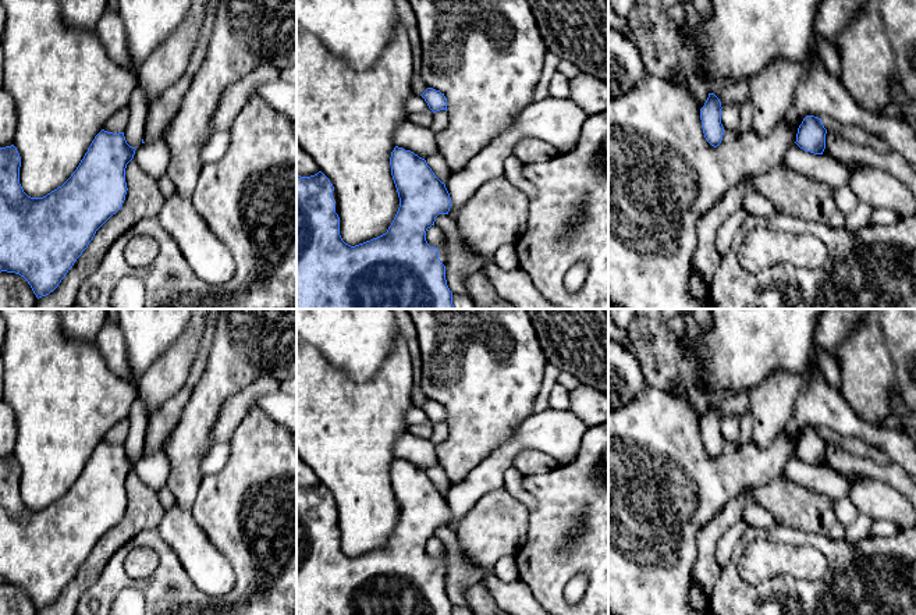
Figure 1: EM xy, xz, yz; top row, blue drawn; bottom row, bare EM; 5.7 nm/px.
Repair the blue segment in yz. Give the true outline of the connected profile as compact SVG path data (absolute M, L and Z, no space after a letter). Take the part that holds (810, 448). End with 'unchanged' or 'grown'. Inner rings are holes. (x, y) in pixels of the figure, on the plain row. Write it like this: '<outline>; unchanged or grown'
M806 427L798 440L796 454L791 456L782 474L795 484L831 498L848 497L849 480L824 466L826 445L821 430Z; grown

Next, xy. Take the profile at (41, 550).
M102 441L77 481L61 498L43 509L31 509L19 495L21 469L17 459L14 456L0 459L0 584L15 584L24 589L38 611L53 604L88 559L96 543L121 520L128 502L125 480L131 472L135 472L149 488L159 491L166 487L171 474L171 462L163 452L142 455L135 461L127 455L124 444L113 445Z; grown

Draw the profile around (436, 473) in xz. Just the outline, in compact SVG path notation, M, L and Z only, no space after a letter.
M434 465L432 468L427 468L426 470L427 477L432 480L432 483L434 484L434 487L445 495L450 483L445 477L445 472L440 465Z

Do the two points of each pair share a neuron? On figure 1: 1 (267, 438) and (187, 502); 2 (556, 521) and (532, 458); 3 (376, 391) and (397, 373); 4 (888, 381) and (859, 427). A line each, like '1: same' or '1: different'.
1: different
2: different
3: same
4: different

